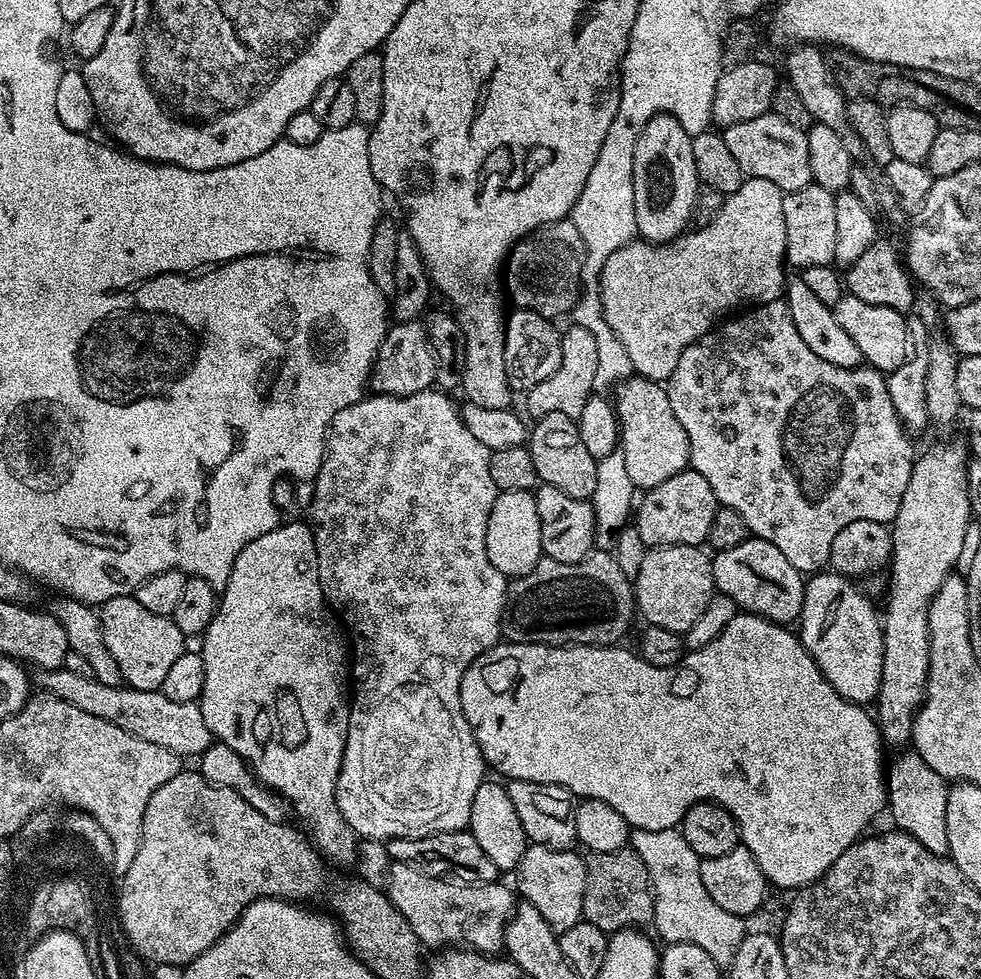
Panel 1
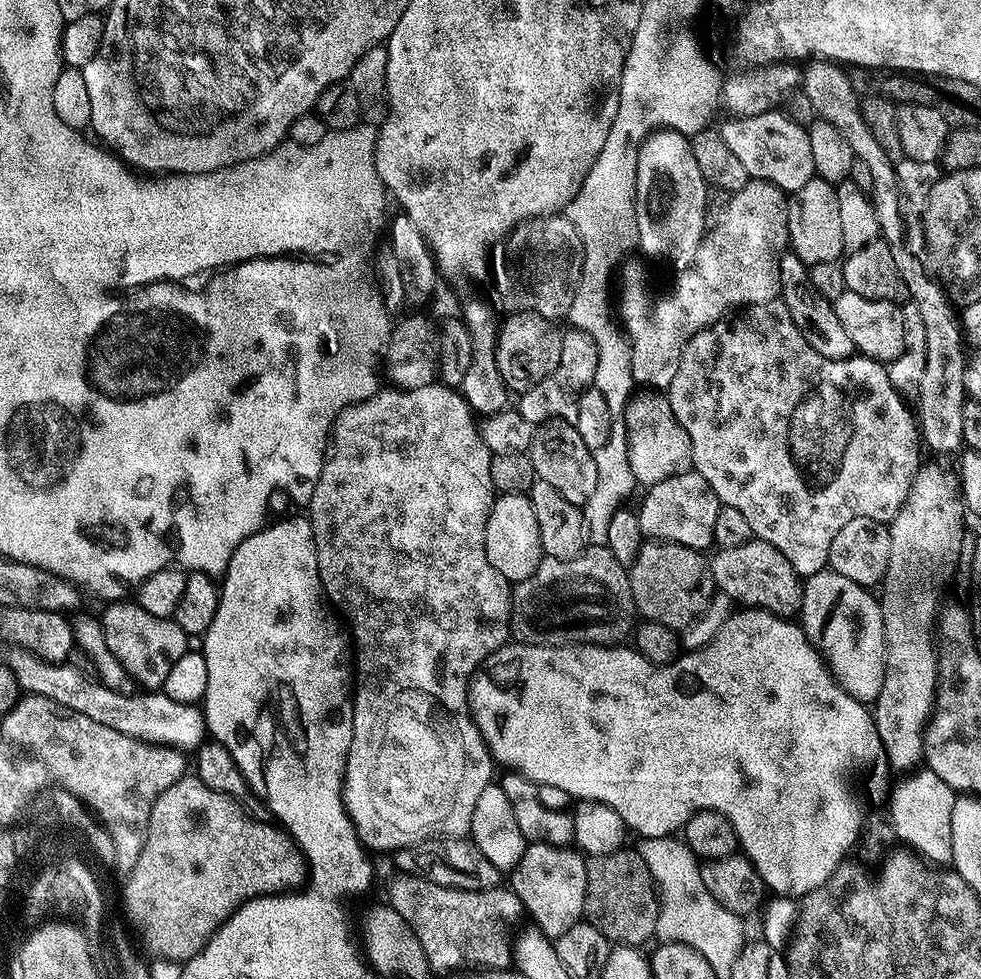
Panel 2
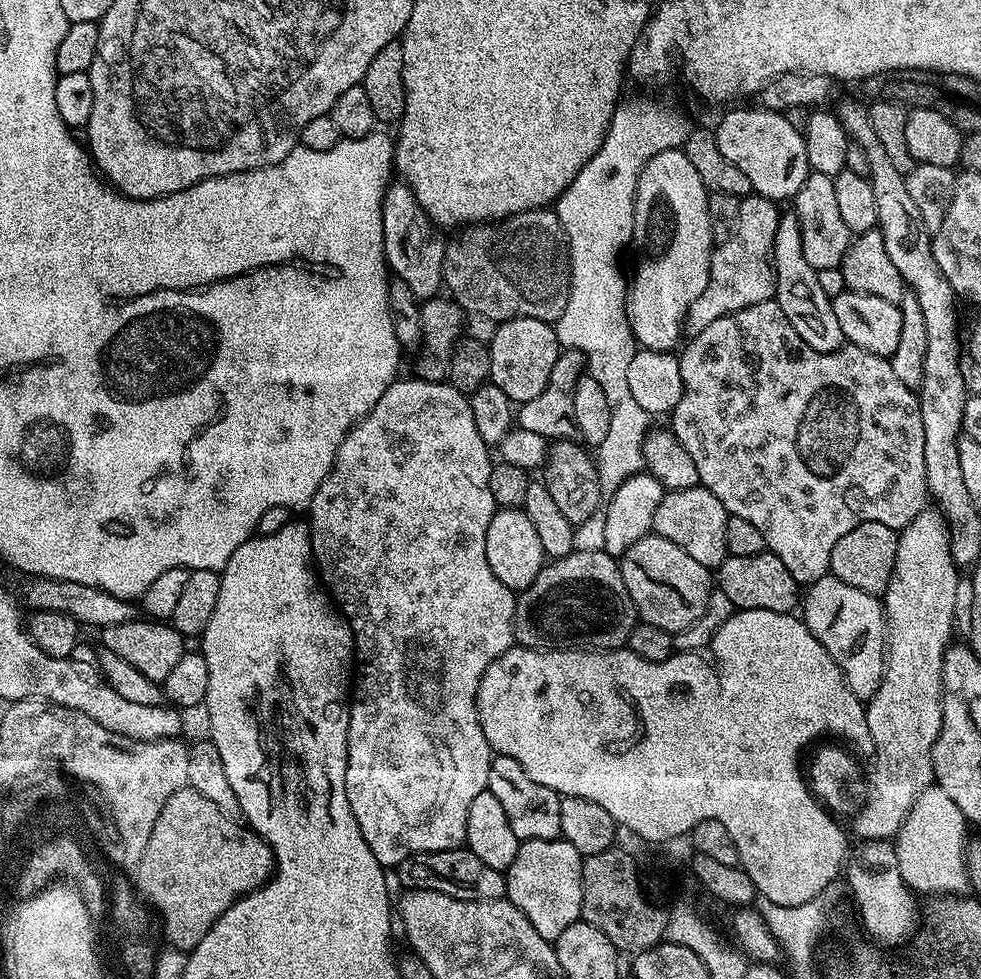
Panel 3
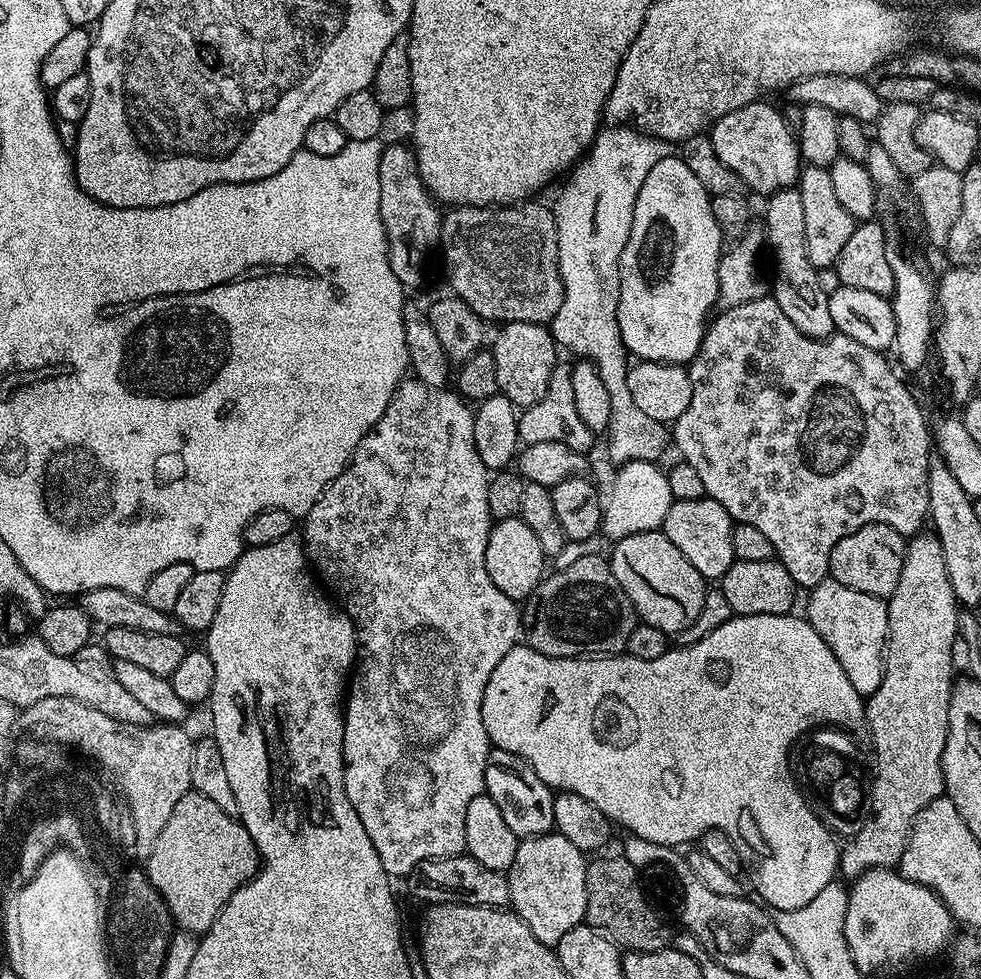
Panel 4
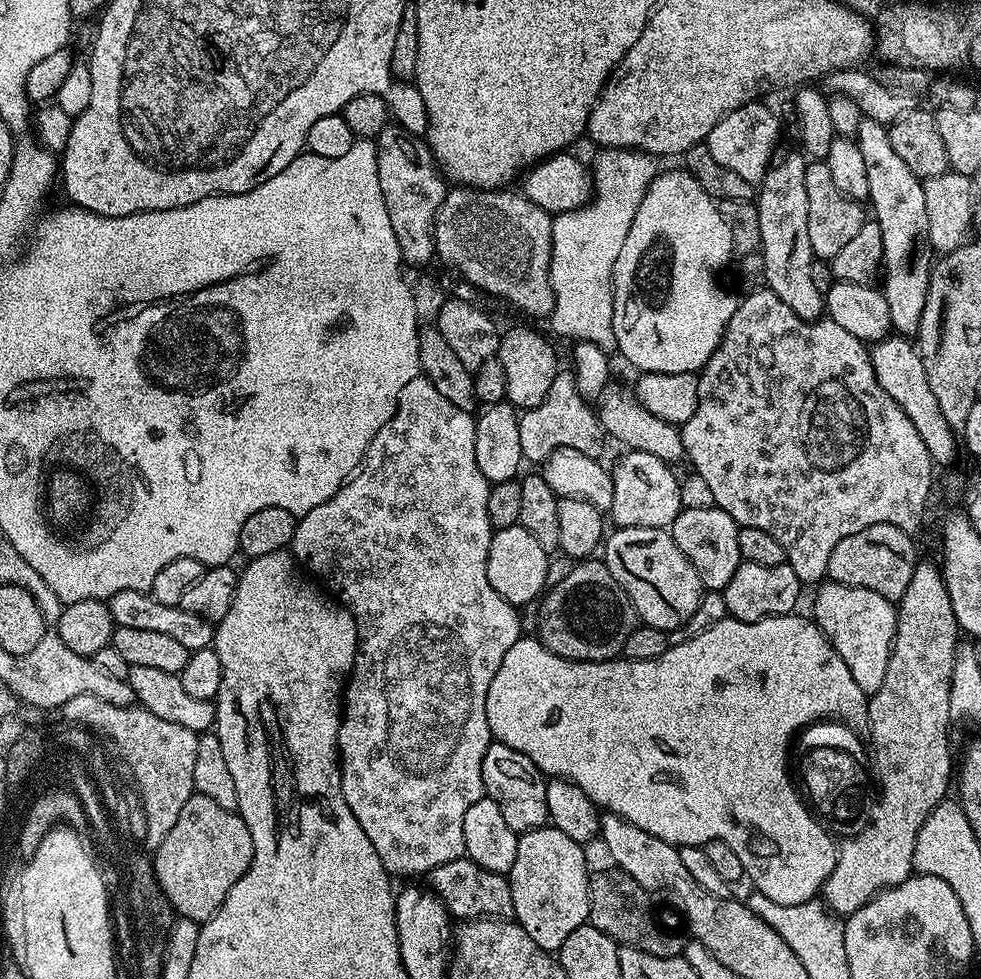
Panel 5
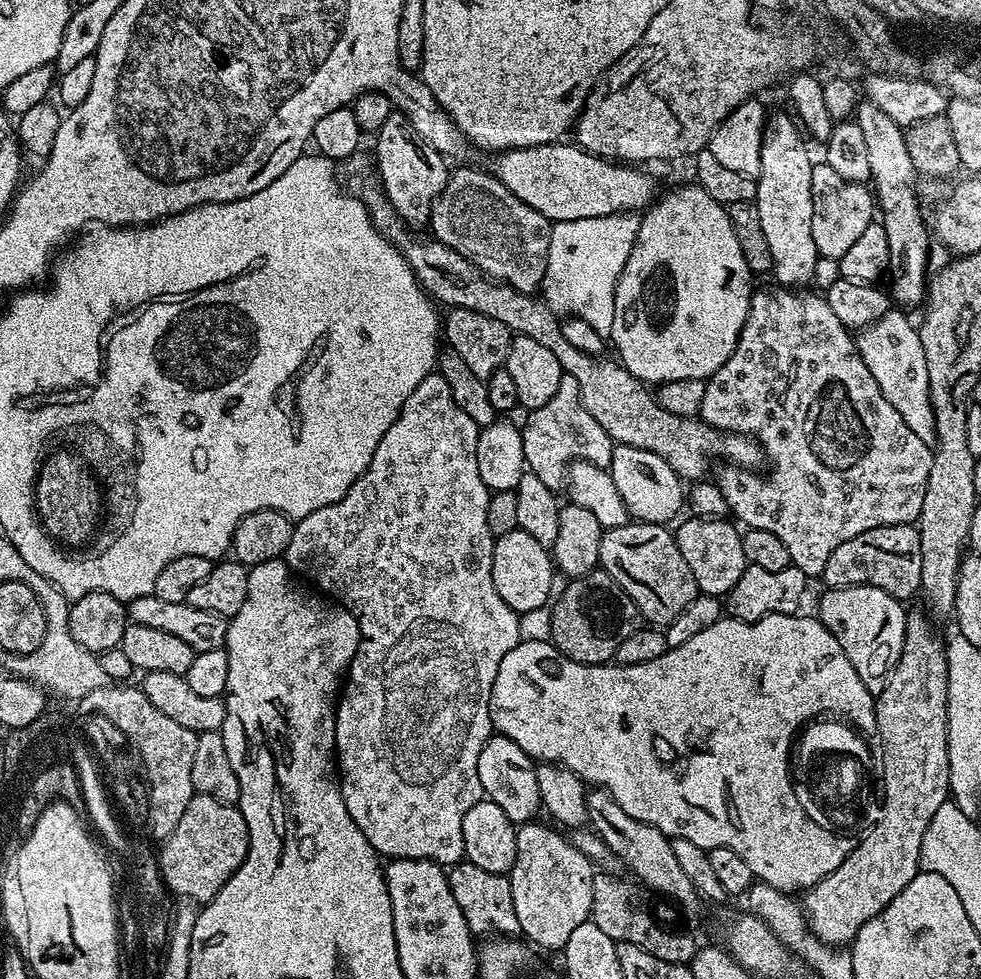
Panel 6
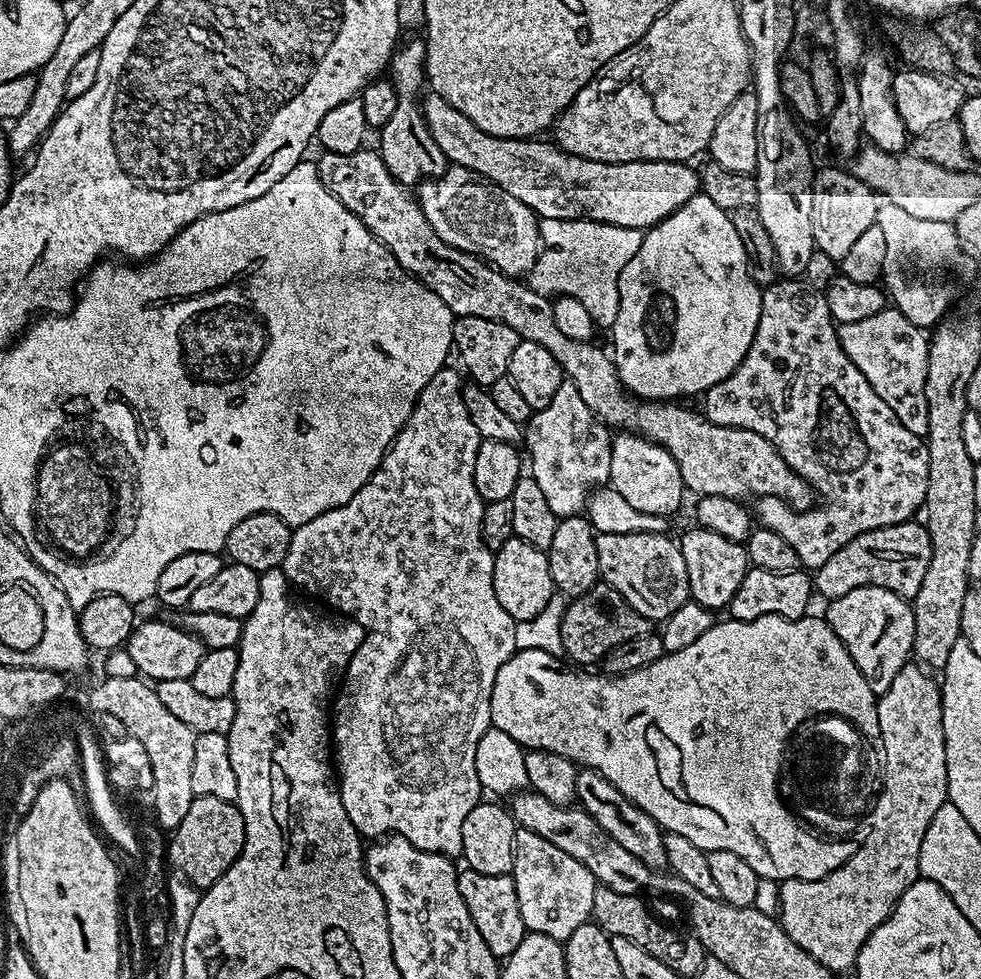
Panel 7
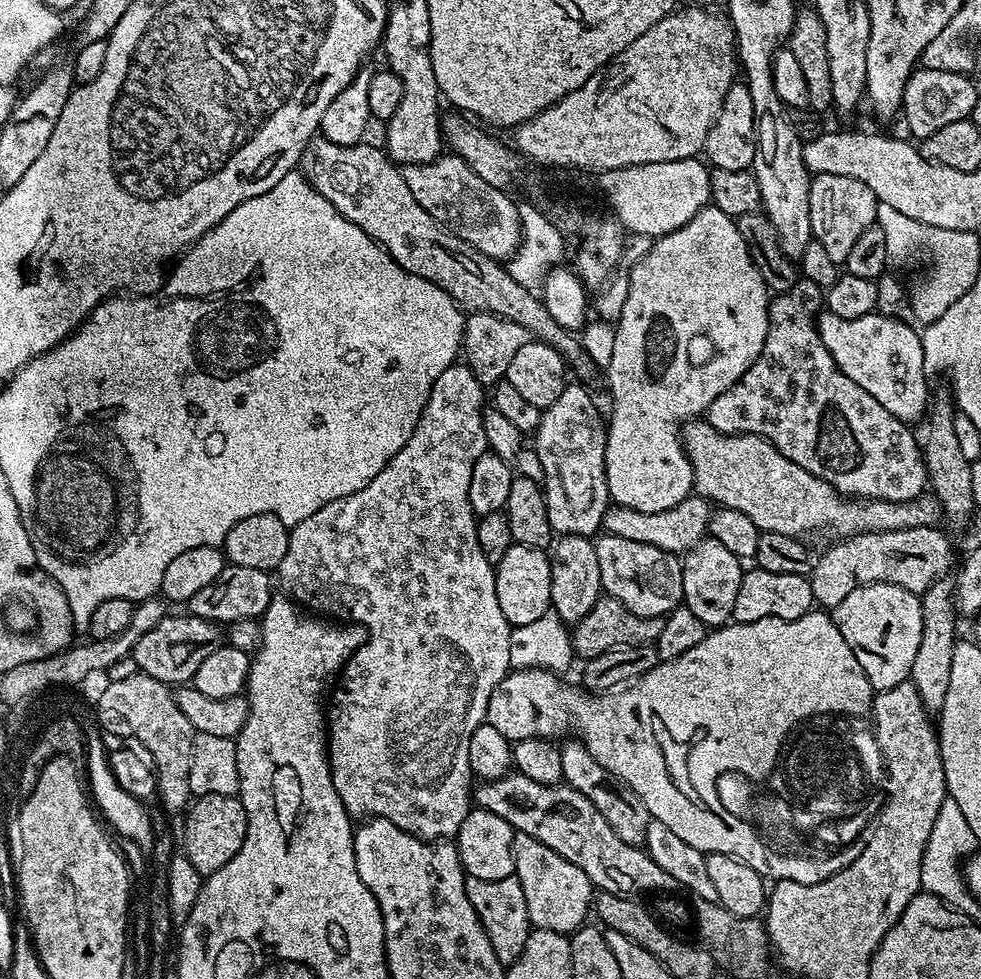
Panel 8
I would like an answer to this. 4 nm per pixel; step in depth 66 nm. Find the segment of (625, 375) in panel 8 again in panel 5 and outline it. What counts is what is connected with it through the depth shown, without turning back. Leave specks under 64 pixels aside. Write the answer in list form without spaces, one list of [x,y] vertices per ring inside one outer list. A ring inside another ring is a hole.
[[[683,167],[669,172],[657,171],[648,183],[642,206],[630,222],[630,234],[622,242],[618,262],[612,275],[614,302],[615,351],[621,352],[637,369],[637,373],[699,373],[722,342],[726,326],[736,310],[737,297],[732,297],[720,281],[720,271],[734,260],[730,226],[722,218],[720,206]],[[645,452],[623,453],[625,456],[611,469],[614,482],[614,502],[610,509],[610,520],[616,528],[650,526],[671,529],[674,518],[680,513],[680,480],[664,461]]]

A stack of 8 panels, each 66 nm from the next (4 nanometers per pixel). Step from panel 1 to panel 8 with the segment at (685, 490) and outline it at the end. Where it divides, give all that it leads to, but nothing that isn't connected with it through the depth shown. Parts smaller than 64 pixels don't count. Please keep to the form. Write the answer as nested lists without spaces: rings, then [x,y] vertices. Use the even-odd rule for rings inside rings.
[[[705,538],[697,542],[693,548],[683,553],[684,577],[682,590],[684,591],[683,607],[694,610],[698,618],[715,630],[732,620],[734,598],[738,598],[738,586],[742,582],[746,568],[741,557],[730,554],[722,542]]]

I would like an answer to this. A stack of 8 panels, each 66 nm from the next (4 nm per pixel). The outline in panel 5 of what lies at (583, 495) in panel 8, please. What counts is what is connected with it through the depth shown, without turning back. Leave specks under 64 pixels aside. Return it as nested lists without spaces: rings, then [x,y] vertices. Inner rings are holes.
[[[572,370],[557,371],[554,382],[550,382],[550,391],[546,398],[538,402],[538,406],[523,409],[519,413],[518,442],[522,442],[524,460],[537,460],[543,462],[548,456],[559,448],[582,450],[582,454],[599,457],[600,447],[606,441],[606,433],[600,426],[600,417],[596,415],[593,407],[578,394],[576,373]]]

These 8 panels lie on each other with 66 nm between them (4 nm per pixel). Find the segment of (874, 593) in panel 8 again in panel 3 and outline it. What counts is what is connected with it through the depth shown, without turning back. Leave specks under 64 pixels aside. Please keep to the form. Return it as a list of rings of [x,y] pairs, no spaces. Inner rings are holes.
[[[823,576],[807,585],[802,596],[802,619],[814,638],[826,646],[830,658],[840,667],[844,681],[862,702],[872,699],[884,677],[886,637],[884,635],[884,606],[877,597],[854,586],[846,586],[837,576]]]

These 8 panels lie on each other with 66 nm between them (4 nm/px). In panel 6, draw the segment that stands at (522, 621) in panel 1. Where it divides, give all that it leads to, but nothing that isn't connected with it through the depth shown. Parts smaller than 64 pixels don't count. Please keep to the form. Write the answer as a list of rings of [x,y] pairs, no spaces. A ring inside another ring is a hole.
[[[603,570],[569,579],[551,608],[552,617],[548,620],[548,628],[552,631],[551,644],[563,656],[583,664],[609,663],[618,646],[622,646],[622,638],[630,638],[641,619],[631,598],[621,592],[614,578]]]

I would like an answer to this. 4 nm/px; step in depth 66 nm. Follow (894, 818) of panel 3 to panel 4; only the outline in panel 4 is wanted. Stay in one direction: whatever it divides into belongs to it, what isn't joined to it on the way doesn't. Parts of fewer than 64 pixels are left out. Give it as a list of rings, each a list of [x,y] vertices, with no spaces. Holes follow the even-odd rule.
[[[917,534],[907,541],[904,550],[904,561],[902,562],[902,578],[898,578],[898,590],[889,596],[888,605],[888,643],[884,654],[884,677],[882,686],[867,697],[866,700],[866,728],[872,731],[872,748],[876,751],[876,777],[871,777],[872,785],[872,806],[868,814],[868,821],[860,825],[855,832],[851,833],[848,845],[843,845],[840,853],[839,875],[855,878],[863,876],[871,868],[887,868],[899,865],[902,854],[908,845],[908,835],[912,833],[912,823],[916,821],[916,815],[928,804],[934,802],[940,796],[945,795],[944,771],[942,770],[942,754],[946,750],[946,734],[948,733],[948,715],[950,714],[950,698],[952,697],[952,651],[956,648],[956,611],[958,605],[956,595],[950,586],[950,574],[946,574],[946,558],[942,558],[942,546],[940,539],[934,534]]]

